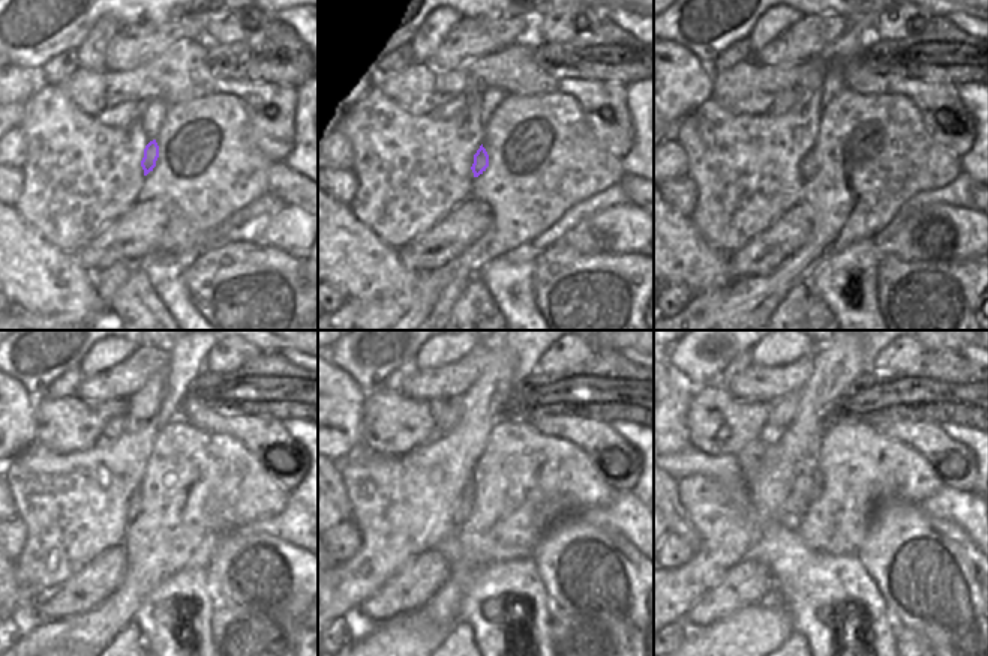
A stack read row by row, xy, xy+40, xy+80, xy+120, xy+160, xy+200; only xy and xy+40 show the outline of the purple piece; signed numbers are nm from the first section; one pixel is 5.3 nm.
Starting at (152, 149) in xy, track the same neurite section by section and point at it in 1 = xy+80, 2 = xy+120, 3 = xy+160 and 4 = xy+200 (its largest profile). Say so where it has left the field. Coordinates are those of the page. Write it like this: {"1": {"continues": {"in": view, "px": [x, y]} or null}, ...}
{"1": {"continues": {"in": "xy+80", "px": [808, 165]}}, "2": {"continues": {"in": "xy+120", "px": [134, 506]}}, "3": {"continues": {"in": "xy+160", "px": [462, 515]}}, "4": {"continues": {"in": "xy+200", "px": [789, 521]}}}

